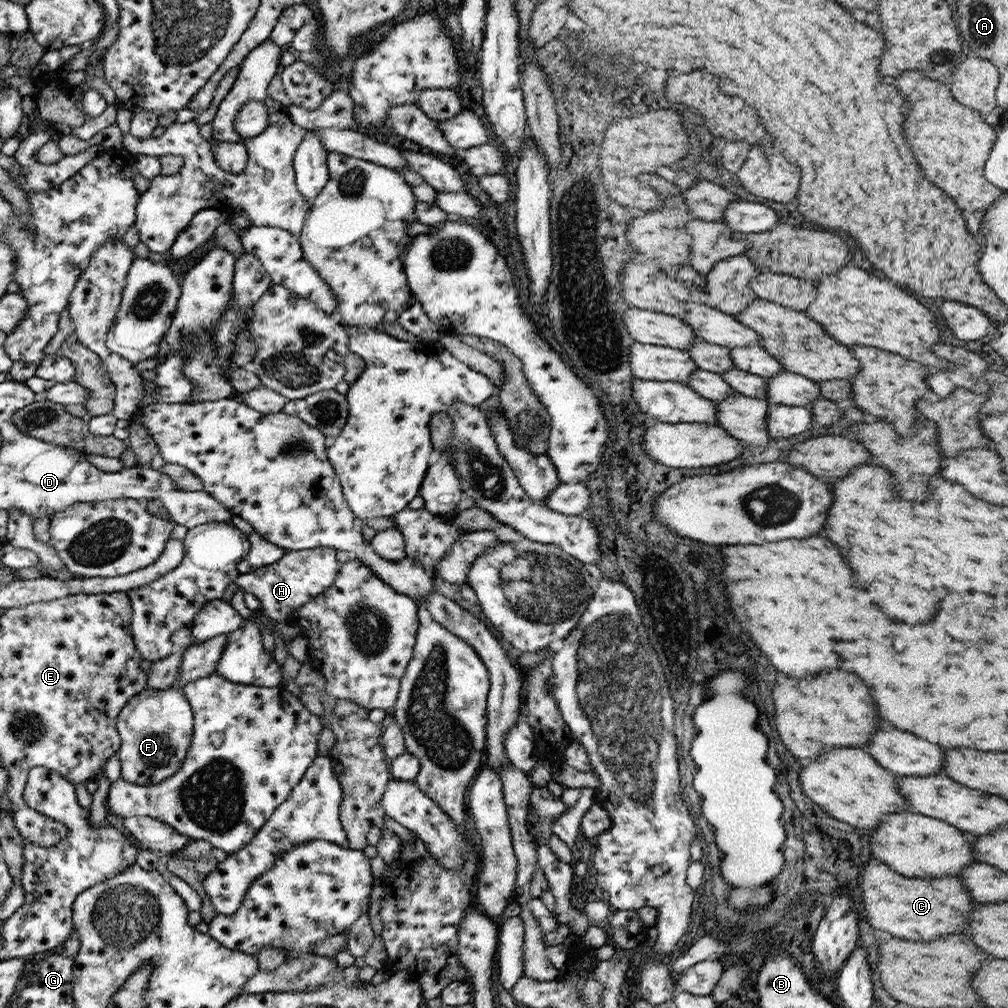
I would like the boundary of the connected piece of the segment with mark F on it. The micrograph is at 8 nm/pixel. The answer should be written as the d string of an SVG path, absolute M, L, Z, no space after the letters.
M168 688L166 690L148 690L136 694L127 702L128 710L120 716L120 738L124 738L124 746L120 746L118 759L121 764L121 778L128 782L144 786L164 782L183 768L187 750L191 749L192 737L195 733L194 712L190 700L182 690Z

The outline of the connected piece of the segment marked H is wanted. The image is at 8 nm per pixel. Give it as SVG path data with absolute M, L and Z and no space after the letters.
M324 547L308 550L286 550L285 555L268 566L261 566L255 572L239 575L235 580L244 592L250 592L260 600L265 616L275 622L284 623L288 616L310 602L315 596L330 589L338 576L340 562L336 560L336 549Z

